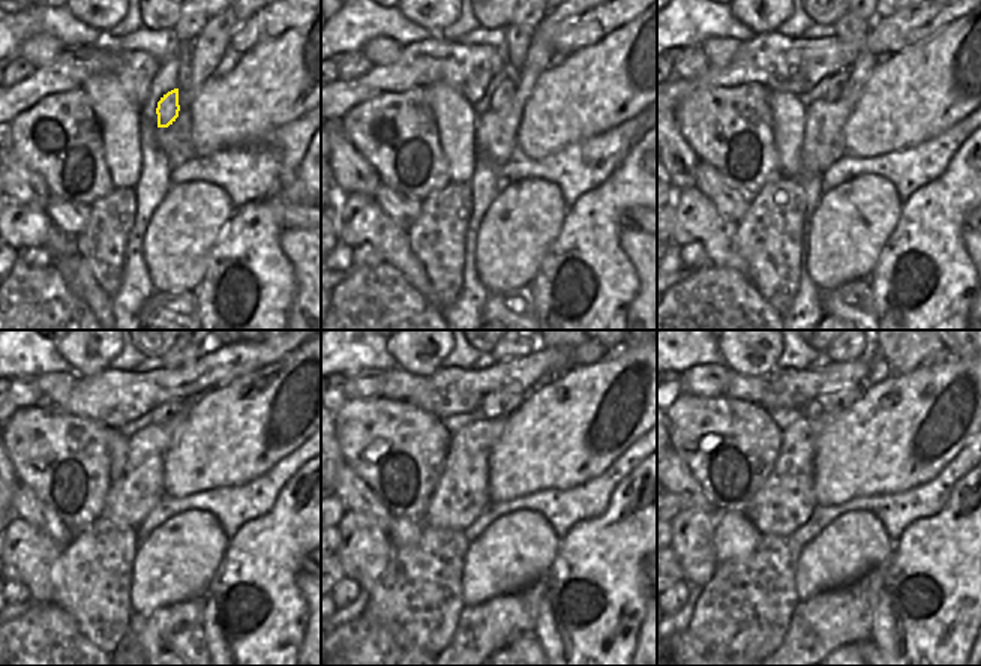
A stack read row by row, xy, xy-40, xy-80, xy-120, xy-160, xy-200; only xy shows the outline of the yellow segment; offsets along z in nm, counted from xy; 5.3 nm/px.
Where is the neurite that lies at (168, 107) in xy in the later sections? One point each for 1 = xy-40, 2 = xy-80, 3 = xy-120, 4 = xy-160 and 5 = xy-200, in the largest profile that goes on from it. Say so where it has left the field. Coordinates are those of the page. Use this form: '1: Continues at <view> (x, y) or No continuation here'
1: Continues at xy-40 (504, 93)
2: Continues at xy-80 (830, 89)
3: Continues at xy-120 (165, 411)
4: Continues at xy-160 (501, 405)
5: Continues at xy-200 (837, 401)

